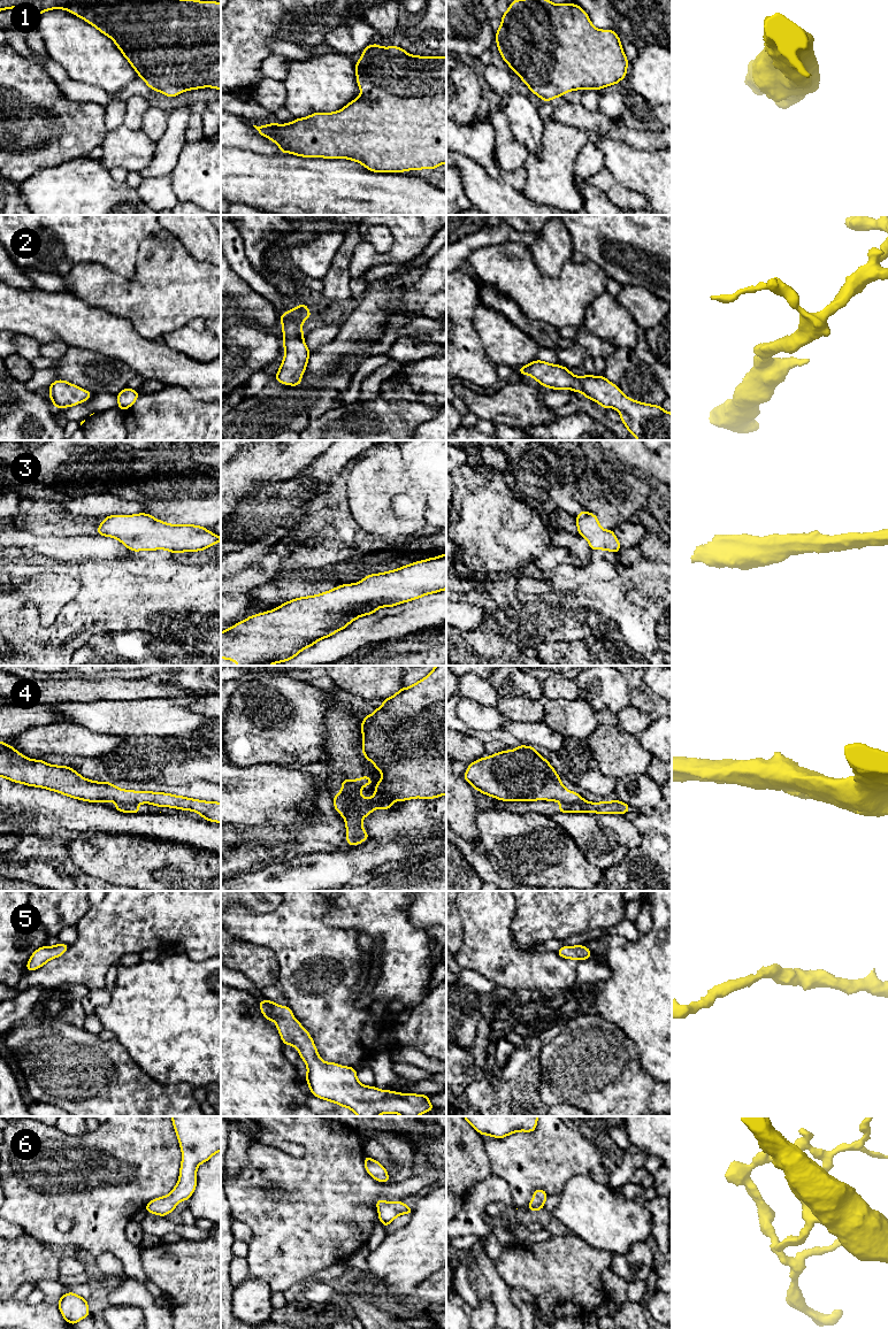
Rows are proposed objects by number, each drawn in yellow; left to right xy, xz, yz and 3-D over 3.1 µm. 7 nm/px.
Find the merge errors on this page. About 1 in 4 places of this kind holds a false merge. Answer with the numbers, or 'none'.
4

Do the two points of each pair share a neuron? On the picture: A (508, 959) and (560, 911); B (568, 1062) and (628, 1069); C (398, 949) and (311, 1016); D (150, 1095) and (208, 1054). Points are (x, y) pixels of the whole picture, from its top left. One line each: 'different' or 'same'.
A: different
B: same
C: different
D: different

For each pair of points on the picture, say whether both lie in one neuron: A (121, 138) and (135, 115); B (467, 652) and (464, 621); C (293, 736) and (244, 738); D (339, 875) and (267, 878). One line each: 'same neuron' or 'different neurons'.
A: different neurons
B: different neurons
C: same neuron
D: same neuron

